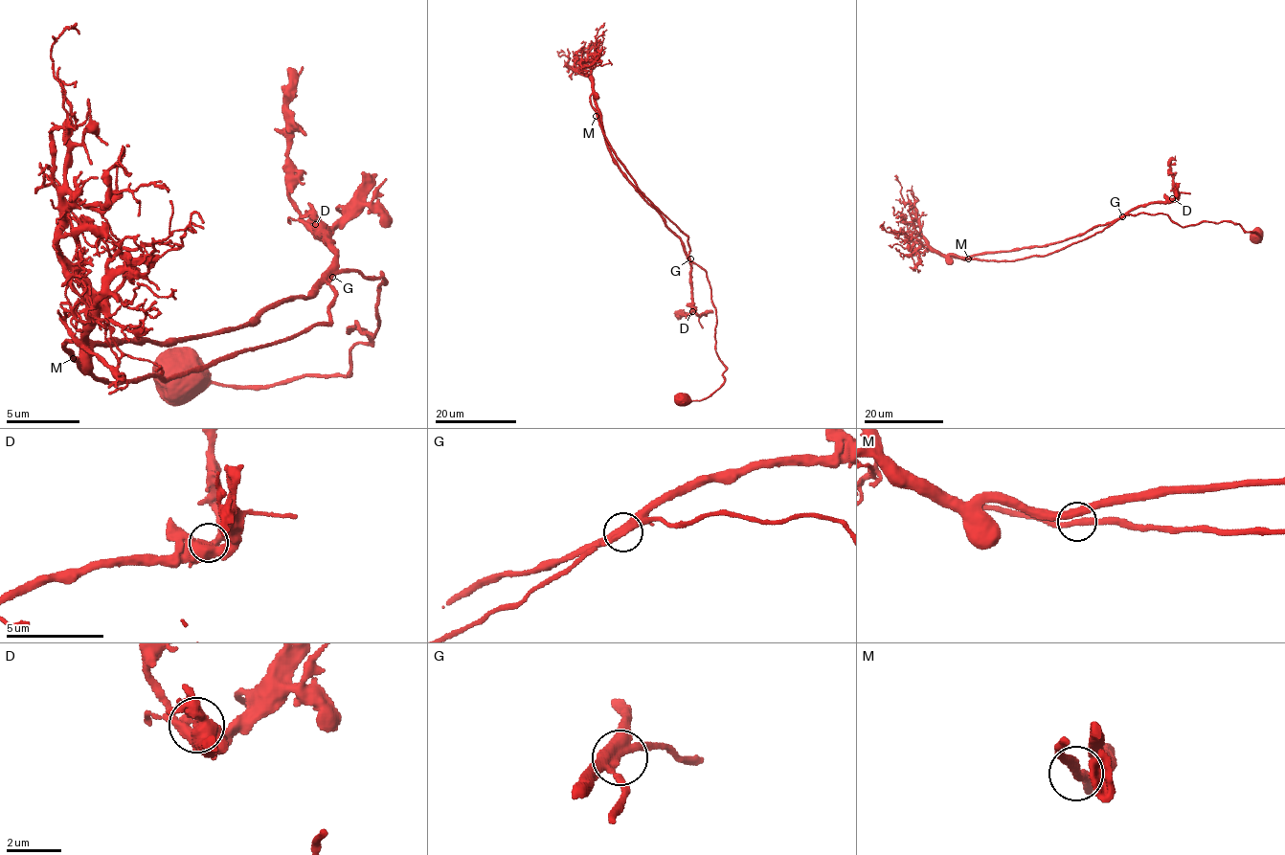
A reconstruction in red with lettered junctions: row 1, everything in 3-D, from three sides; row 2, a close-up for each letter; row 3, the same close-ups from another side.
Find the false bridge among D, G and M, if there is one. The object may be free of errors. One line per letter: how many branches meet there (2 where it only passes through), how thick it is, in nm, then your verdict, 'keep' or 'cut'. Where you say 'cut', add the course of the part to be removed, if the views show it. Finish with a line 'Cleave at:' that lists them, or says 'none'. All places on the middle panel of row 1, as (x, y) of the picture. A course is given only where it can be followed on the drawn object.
D: 3 | 500 nm | keep
G: 2 | 440 nm | keep
M: 2 | 300 nm | keep
Cleave at: none

